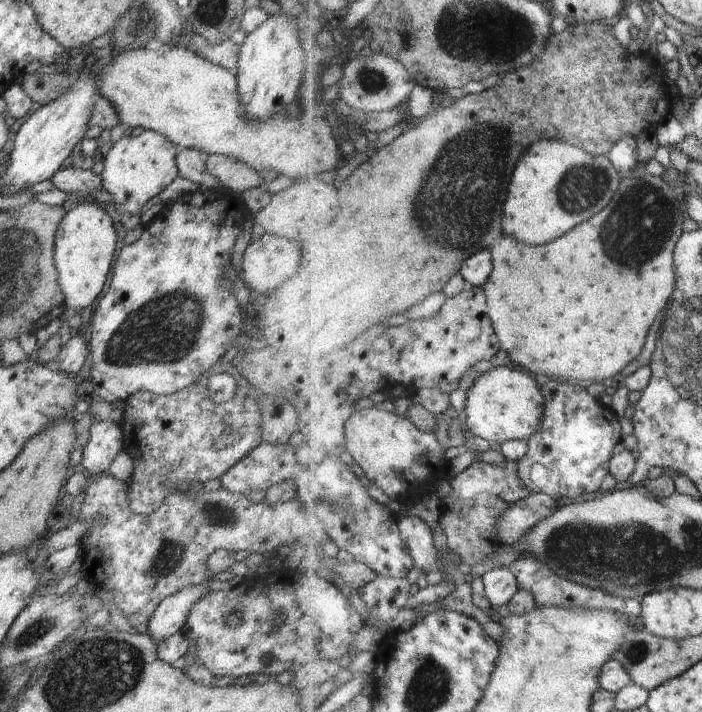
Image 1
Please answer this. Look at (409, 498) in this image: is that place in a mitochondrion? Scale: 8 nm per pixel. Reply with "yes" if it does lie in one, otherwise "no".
no

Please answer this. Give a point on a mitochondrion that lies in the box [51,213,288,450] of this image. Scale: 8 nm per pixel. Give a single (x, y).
(160, 332)

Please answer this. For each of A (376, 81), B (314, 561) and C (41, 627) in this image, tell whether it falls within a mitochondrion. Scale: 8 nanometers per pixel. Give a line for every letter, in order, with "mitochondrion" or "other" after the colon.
A: mitochondrion
B: other
C: mitochondrion

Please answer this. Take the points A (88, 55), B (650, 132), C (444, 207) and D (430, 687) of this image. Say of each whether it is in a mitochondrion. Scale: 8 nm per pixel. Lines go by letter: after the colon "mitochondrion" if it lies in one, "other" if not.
A: other
B: other
C: mitochondrion
D: mitochondrion

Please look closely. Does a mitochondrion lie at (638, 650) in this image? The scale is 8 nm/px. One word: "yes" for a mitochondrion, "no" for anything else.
yes

